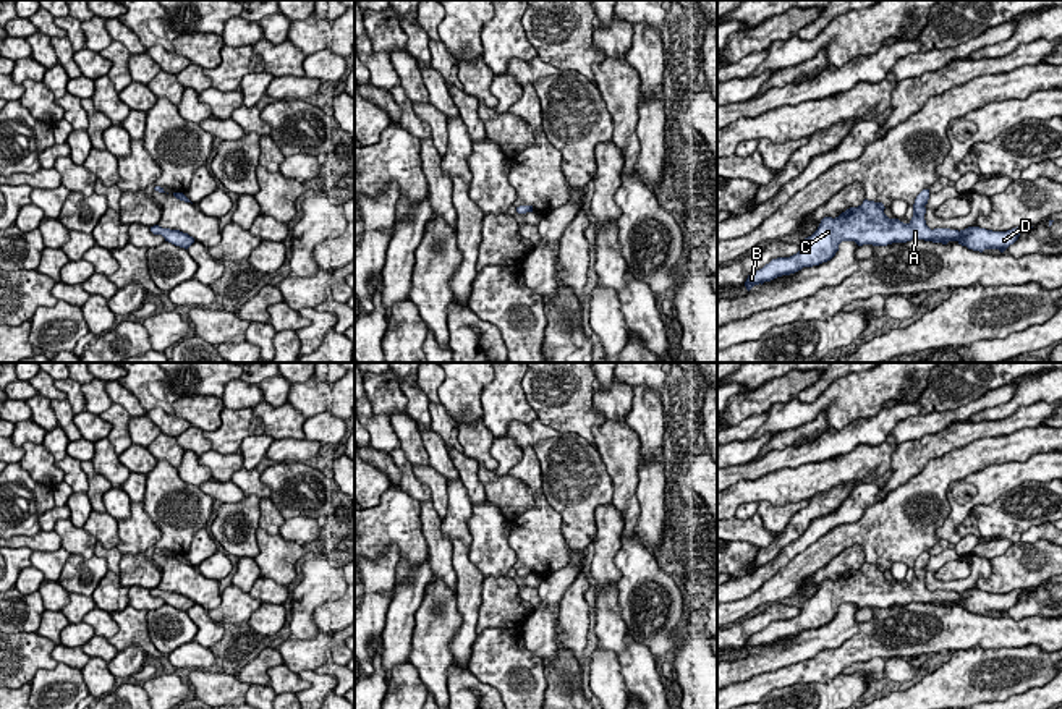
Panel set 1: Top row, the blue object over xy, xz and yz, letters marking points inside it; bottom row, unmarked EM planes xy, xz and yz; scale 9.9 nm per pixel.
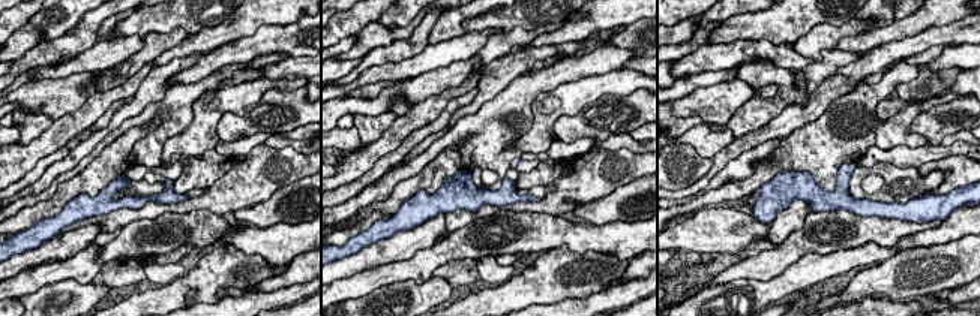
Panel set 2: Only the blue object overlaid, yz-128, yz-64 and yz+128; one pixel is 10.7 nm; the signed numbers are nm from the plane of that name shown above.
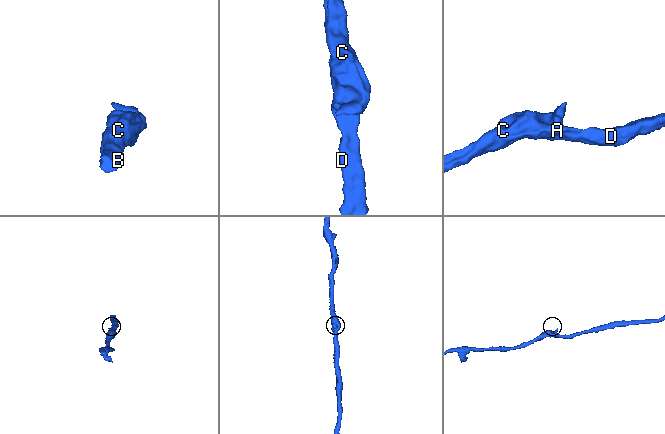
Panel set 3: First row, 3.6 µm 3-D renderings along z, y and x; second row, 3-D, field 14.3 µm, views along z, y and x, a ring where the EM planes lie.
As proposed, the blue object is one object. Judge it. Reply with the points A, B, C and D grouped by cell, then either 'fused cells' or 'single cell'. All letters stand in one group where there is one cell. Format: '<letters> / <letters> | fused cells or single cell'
A B C D | single cell

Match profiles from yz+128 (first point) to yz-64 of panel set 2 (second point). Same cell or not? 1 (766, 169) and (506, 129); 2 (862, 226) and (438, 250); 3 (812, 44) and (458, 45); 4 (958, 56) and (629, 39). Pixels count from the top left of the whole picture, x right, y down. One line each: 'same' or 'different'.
1: same
2: same
3: same
4: different

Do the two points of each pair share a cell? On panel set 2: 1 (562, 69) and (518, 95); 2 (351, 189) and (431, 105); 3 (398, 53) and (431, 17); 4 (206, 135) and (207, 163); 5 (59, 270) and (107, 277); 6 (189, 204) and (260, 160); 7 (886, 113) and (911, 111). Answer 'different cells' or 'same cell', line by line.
1: same cell
2: different cells
3: same cell
4: different cells
5: different cells
6: same cell
7: different cells

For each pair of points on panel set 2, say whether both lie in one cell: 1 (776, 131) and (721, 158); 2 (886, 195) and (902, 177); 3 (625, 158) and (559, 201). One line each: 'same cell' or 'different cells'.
1: same cell
2: same cell
3: same cell

